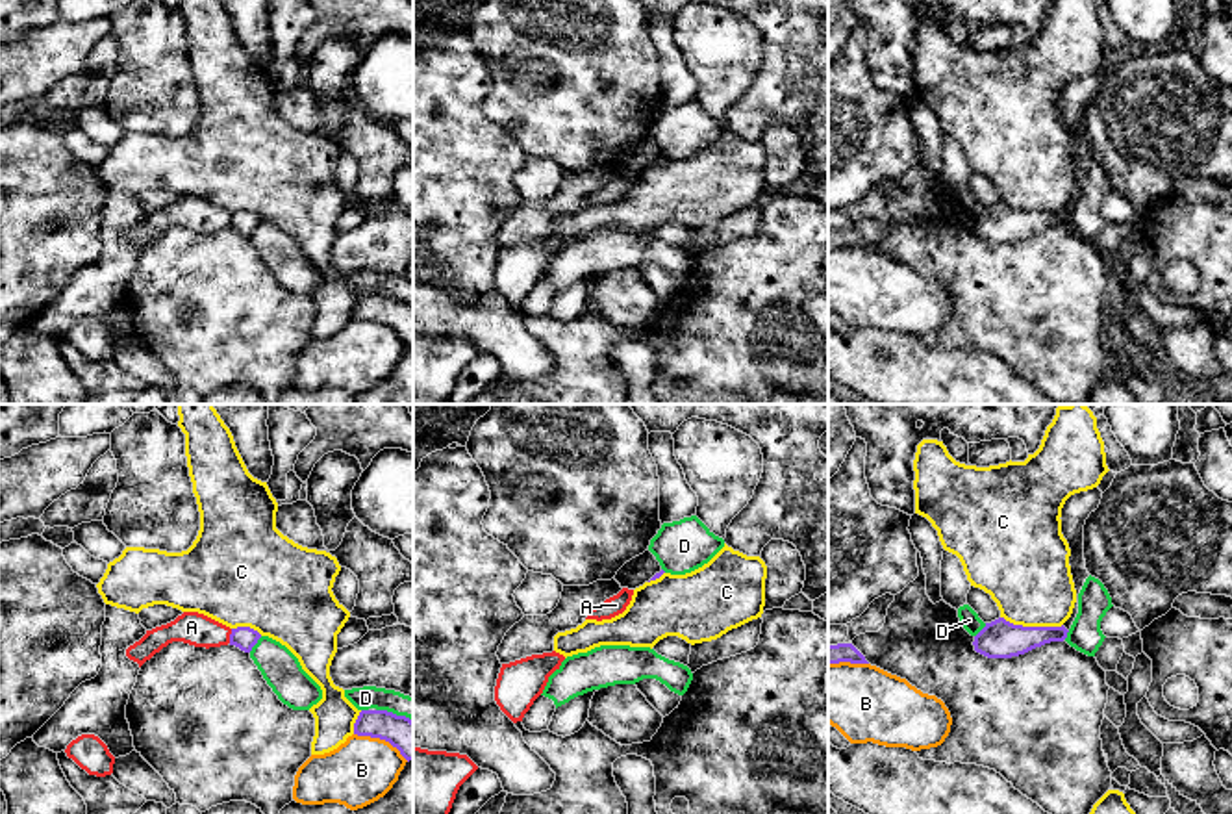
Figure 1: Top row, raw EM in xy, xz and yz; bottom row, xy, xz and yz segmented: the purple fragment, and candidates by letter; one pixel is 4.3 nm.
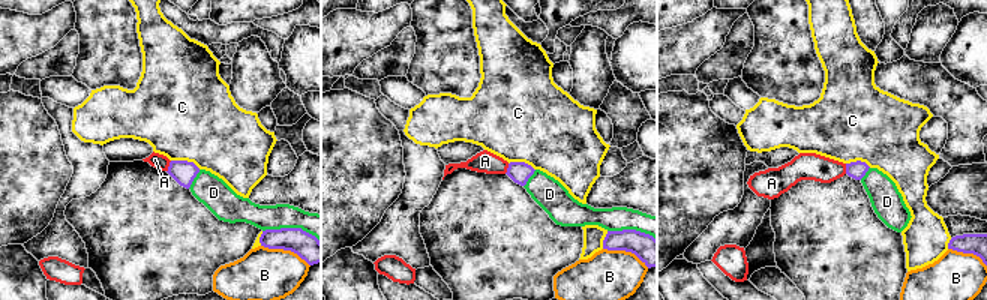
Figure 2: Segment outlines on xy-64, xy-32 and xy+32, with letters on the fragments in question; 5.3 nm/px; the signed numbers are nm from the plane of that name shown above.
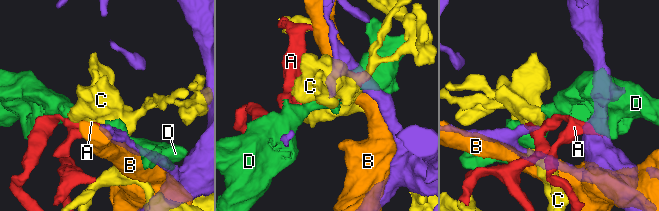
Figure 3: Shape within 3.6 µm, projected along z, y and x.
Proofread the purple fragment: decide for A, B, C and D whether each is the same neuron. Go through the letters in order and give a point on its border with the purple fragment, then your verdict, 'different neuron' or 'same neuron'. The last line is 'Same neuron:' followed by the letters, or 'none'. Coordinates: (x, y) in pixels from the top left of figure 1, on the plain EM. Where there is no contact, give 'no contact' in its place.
A: contact xy (230, 221); different neuron
B: contact xy (382, 323); different neuron
C: contact yz (1032, 212); different neuron
D: contact xy (256, 227); different neuron
Same neuron: none

